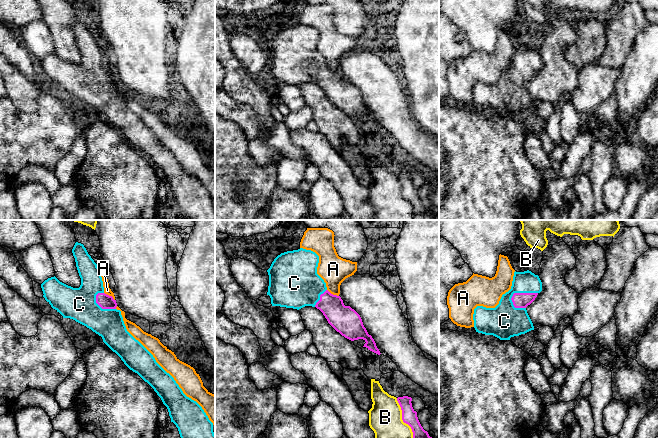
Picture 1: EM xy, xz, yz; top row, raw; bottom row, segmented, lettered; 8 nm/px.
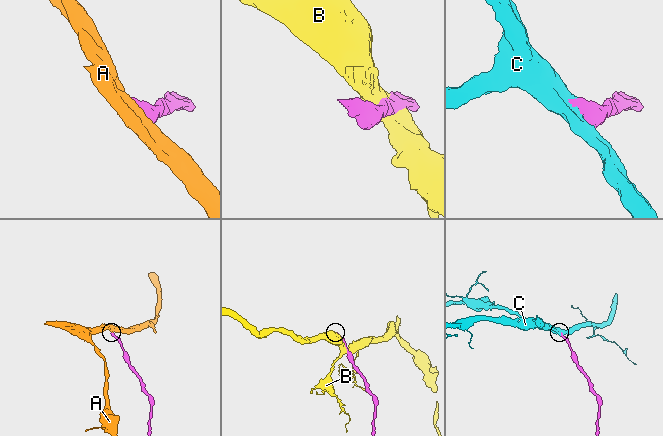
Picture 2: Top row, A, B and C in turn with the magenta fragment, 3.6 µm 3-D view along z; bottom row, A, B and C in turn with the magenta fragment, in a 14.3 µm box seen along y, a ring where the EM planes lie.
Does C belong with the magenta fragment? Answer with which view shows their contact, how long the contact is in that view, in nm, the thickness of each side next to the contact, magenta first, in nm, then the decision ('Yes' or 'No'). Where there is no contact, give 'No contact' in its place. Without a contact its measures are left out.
Touches magenta in yz. Shared border 240 nm. Thickness 130 nm (magenta) against 240 nm. Yes

